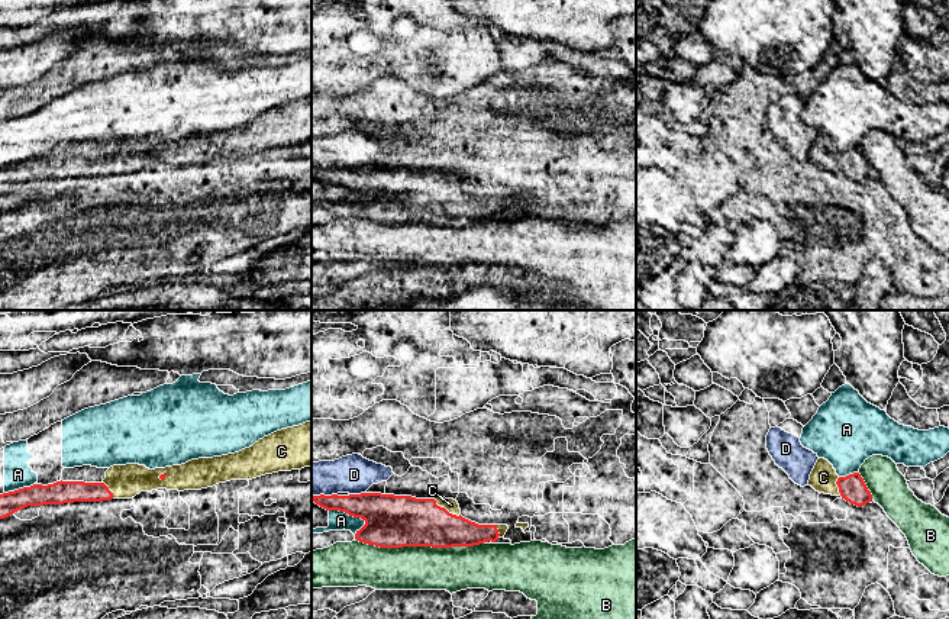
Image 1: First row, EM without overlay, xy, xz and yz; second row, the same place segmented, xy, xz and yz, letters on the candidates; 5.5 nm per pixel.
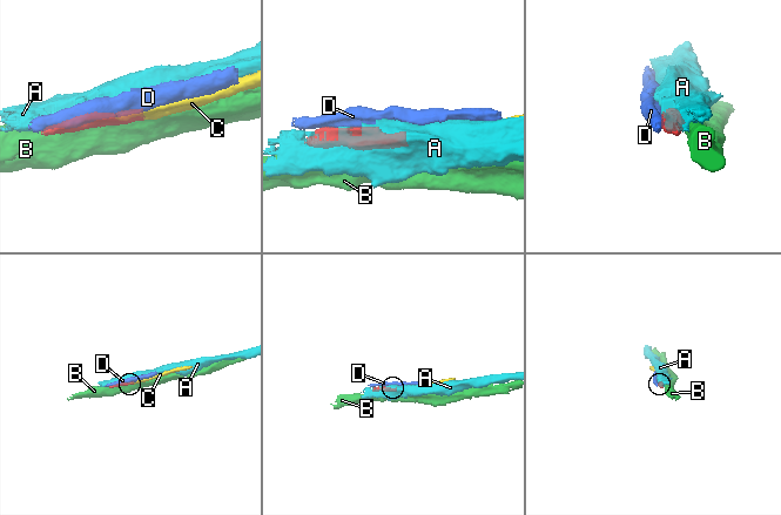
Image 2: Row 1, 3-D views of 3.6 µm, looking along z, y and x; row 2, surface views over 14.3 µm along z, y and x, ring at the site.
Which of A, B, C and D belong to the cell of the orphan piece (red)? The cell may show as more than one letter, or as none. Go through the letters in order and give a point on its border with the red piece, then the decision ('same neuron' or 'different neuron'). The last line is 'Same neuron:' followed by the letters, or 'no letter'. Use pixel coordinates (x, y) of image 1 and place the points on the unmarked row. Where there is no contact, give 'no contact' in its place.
A: xz (348, 189) | different neuron
B: xz (419, 221) | different neuron
C: xz (444, 183) | same neuron
D: xz (357, 170) | different neuron
Same neuron: C

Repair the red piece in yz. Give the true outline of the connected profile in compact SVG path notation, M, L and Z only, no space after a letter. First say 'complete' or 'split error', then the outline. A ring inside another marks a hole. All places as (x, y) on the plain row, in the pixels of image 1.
split error | M824 133L817 135L810 149L808 161L819 168L840 170L842 174L858 183L872 175L872 170L859 148L839 152L833 141Z

